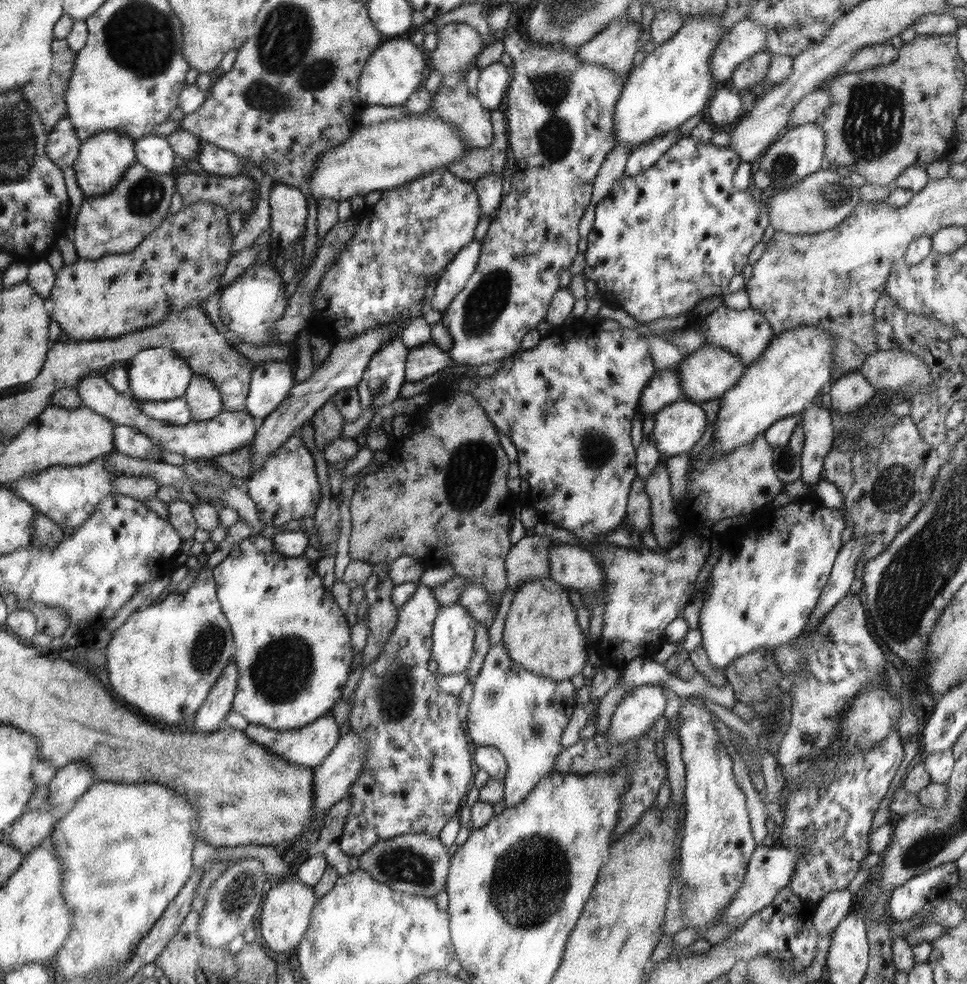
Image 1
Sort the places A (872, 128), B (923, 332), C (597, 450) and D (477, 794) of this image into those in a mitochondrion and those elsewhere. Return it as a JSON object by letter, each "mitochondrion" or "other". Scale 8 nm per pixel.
{"A":"mitochondrion","B":"mitochondrion","C":"mitochondrion","D":"other"}

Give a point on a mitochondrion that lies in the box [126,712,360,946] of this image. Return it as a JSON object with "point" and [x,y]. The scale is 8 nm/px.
{"point":[238,894]}

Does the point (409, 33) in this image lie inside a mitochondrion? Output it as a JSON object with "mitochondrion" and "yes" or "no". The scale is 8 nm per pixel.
{"mitochondrion":"no"}

